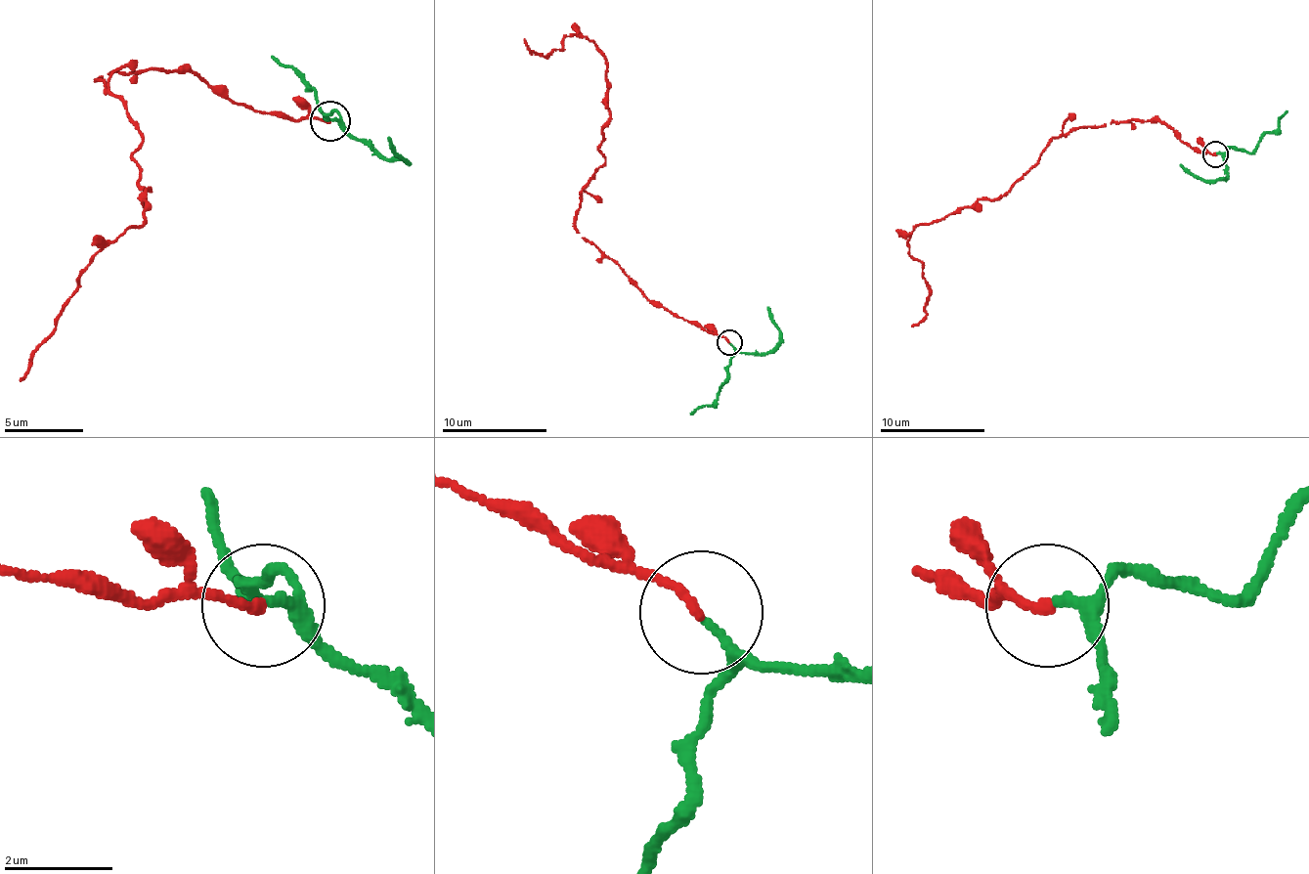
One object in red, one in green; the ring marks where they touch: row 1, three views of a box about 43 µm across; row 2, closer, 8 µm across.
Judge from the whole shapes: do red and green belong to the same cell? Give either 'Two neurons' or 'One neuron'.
One neuron

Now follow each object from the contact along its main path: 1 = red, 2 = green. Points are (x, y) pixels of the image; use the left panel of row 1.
1: (329, 119), (254, 111), (191, 72), (96, 80), (144, 136), (140, 227), (84, 270), (21, 380)
2: (329, 119), (337, 119), (333, 111), (326, 119), (309, 88), (270, 57)

